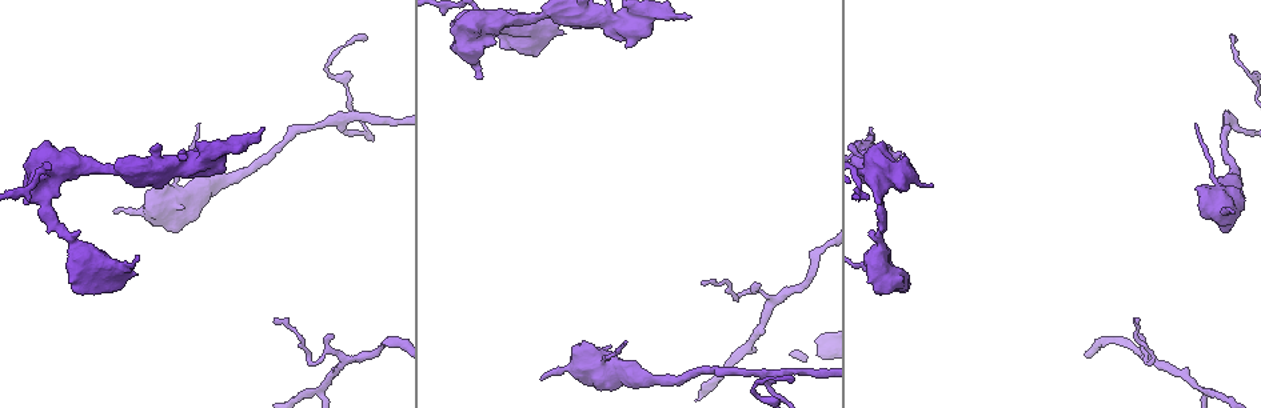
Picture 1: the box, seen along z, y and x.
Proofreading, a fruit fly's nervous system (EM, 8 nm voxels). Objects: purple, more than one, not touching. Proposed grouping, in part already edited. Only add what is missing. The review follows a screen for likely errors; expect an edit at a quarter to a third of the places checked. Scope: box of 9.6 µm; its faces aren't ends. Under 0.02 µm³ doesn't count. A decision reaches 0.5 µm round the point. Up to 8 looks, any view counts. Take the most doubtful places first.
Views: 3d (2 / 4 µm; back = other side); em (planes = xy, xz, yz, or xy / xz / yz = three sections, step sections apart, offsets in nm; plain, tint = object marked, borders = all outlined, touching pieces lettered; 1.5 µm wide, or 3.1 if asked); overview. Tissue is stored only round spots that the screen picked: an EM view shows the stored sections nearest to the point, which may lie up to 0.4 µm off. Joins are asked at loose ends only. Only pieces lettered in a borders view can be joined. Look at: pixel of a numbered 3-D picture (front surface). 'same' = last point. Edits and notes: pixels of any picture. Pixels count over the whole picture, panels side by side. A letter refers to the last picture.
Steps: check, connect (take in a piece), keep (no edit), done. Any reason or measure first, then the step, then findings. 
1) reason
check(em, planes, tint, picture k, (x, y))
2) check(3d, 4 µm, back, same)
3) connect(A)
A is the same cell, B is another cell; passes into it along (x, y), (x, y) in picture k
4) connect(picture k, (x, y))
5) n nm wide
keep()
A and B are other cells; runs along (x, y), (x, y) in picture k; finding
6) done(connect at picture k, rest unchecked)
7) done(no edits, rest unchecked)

tapers out
check(3d, 2 µm, back, picture 1, (542, 377))

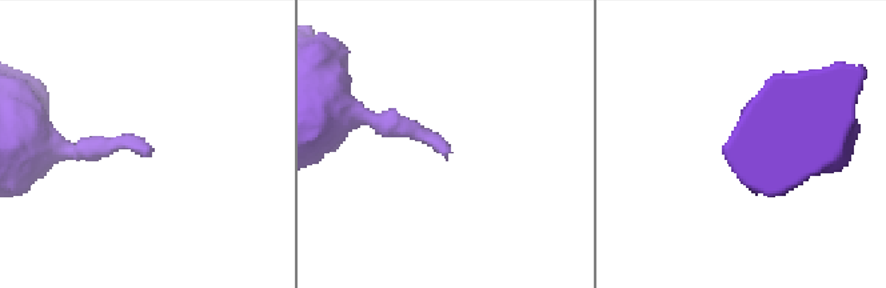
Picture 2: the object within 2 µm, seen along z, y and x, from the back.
check(em, 3.1 µm, planes, borders, picture 2, (150, 155))

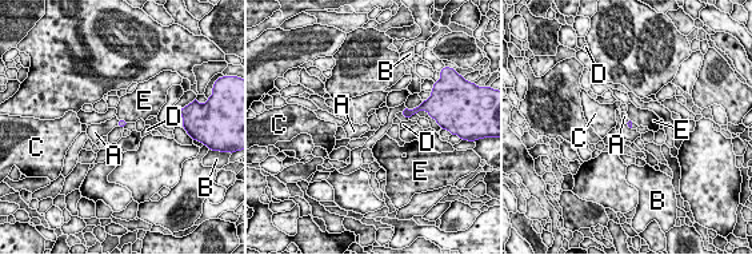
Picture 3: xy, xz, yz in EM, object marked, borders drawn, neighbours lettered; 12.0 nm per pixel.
keep()
A, B, C, D and E are other cells; no lettered piece goes on from it

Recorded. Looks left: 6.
an open end
check(3d, 4 µm, picture 1, (1232, 39))

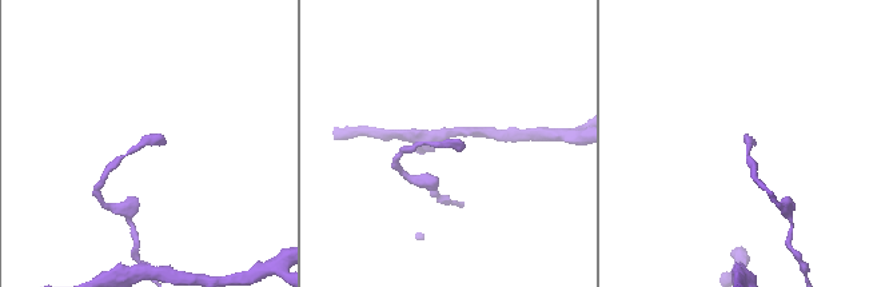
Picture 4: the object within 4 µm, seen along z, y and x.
now the EM
check(em, planes, borders, picture 4, (163, 139))

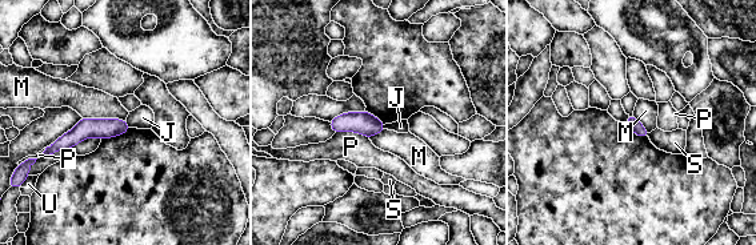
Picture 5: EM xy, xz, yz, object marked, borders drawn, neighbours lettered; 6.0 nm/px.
M touches over 280 nm
keep()
J, M, P, S and U are other cells; runs along (126, 128), (86, 128), (48, 151) in picture 5; no lettered piece goes on from it

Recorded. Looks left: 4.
tapers out
check(em, xy, step 8, tint, picture 1, (701, 283))

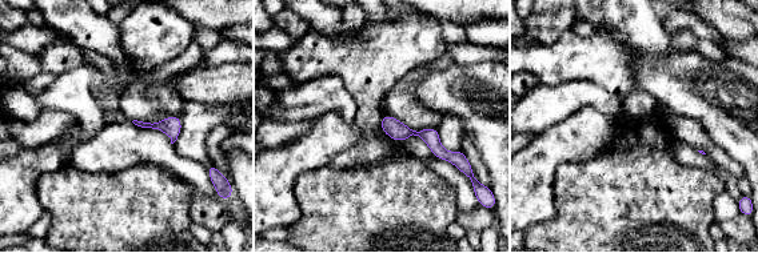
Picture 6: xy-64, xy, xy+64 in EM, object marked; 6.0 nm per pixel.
another direction
check(em, xz, step 8, borders, same)

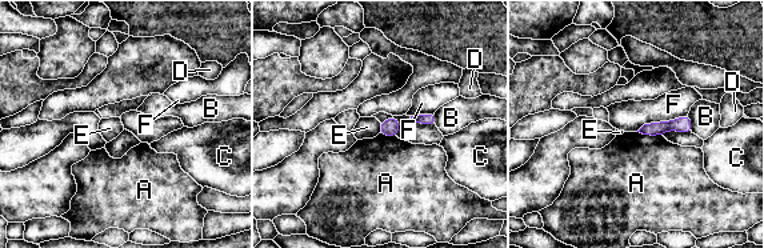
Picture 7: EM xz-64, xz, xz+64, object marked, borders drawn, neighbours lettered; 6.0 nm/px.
keep()
A, B, C, D, E and F are other cells; runs along (688, 123), (644, 130) in picture 7; none of them fits

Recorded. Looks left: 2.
done(no edits, rest unchecked)

